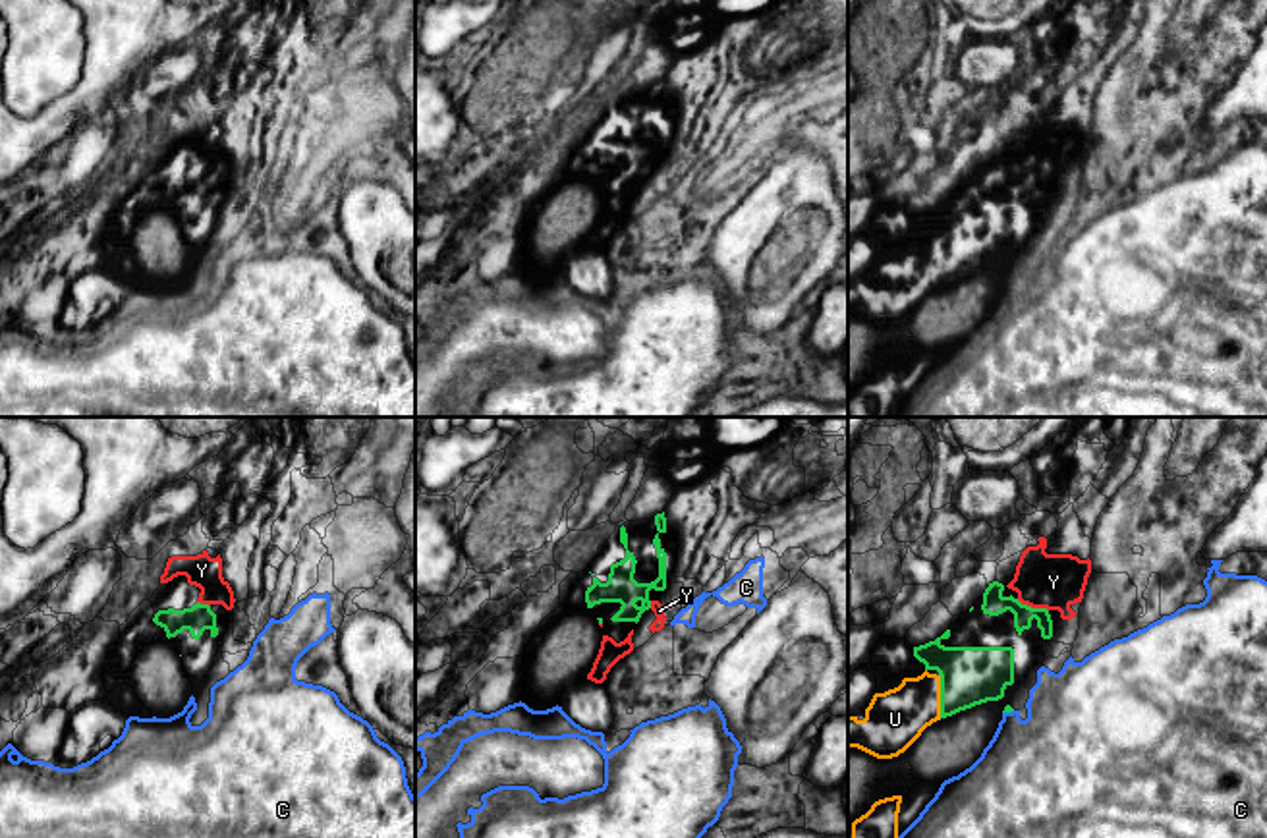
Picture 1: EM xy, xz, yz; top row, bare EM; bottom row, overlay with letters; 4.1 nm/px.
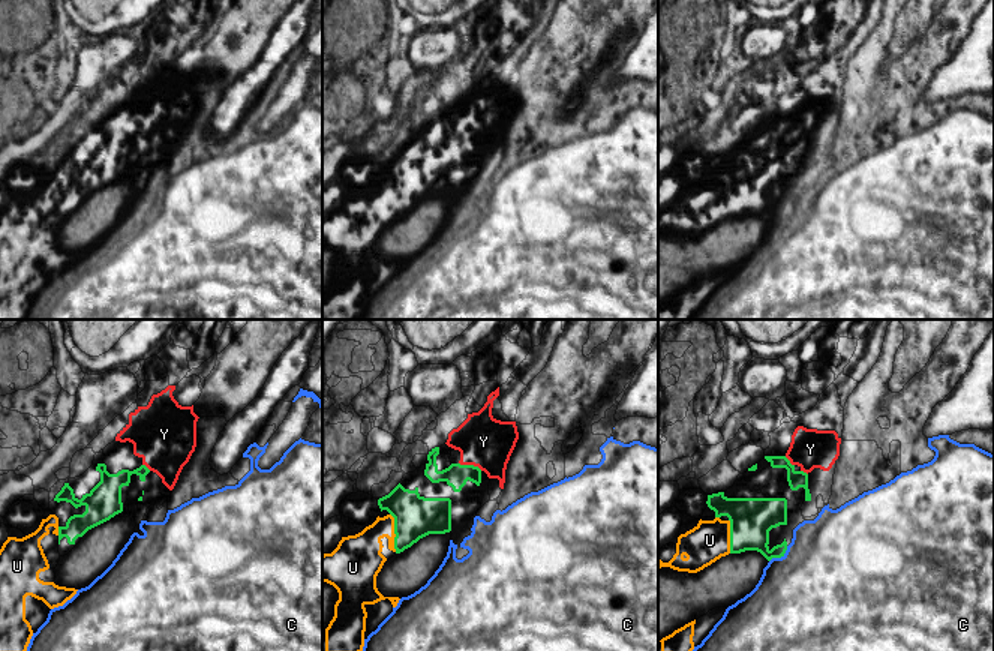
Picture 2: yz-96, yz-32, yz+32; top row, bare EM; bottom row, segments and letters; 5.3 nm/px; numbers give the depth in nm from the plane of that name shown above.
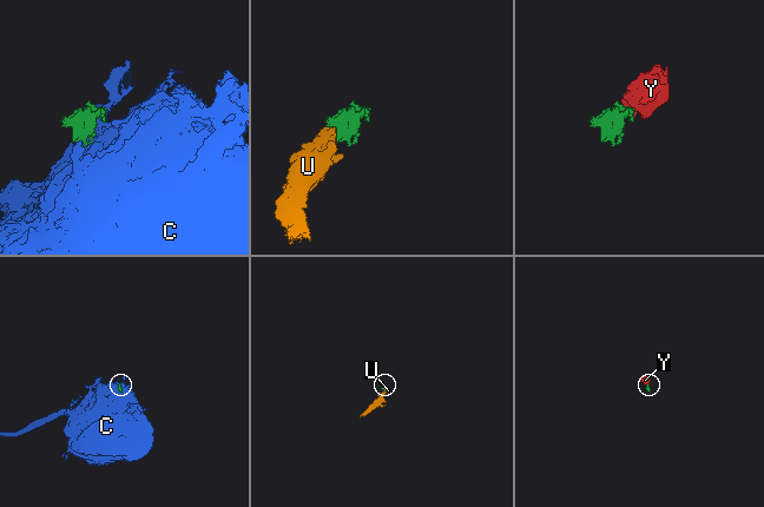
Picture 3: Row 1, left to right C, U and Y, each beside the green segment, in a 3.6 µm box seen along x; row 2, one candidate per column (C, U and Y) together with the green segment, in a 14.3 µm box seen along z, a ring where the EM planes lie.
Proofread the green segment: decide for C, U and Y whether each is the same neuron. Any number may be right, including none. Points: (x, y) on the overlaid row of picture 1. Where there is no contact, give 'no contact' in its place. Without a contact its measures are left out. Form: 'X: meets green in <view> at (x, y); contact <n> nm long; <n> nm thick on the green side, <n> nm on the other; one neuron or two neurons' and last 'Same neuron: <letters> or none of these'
C: meets green in yz at (1007, 711); contact 50 nm long; 30 nm thick on the green side, 380 nm on the other; two neurons
U: meets green in yz at (941, 696); contact 180 nm long; 240 nm thick on the green side, 240 nm on the other; one neuron
Y: meets green in yz at (1030, 607); contact 140 nm long; 100 nm thick on the green side, 240 nm on the other; one neuron
Same neuron: U, Y

